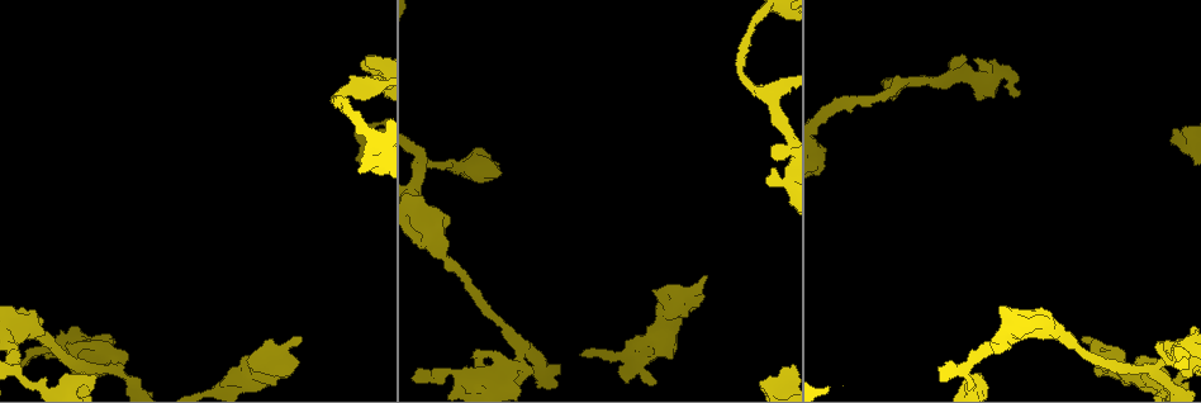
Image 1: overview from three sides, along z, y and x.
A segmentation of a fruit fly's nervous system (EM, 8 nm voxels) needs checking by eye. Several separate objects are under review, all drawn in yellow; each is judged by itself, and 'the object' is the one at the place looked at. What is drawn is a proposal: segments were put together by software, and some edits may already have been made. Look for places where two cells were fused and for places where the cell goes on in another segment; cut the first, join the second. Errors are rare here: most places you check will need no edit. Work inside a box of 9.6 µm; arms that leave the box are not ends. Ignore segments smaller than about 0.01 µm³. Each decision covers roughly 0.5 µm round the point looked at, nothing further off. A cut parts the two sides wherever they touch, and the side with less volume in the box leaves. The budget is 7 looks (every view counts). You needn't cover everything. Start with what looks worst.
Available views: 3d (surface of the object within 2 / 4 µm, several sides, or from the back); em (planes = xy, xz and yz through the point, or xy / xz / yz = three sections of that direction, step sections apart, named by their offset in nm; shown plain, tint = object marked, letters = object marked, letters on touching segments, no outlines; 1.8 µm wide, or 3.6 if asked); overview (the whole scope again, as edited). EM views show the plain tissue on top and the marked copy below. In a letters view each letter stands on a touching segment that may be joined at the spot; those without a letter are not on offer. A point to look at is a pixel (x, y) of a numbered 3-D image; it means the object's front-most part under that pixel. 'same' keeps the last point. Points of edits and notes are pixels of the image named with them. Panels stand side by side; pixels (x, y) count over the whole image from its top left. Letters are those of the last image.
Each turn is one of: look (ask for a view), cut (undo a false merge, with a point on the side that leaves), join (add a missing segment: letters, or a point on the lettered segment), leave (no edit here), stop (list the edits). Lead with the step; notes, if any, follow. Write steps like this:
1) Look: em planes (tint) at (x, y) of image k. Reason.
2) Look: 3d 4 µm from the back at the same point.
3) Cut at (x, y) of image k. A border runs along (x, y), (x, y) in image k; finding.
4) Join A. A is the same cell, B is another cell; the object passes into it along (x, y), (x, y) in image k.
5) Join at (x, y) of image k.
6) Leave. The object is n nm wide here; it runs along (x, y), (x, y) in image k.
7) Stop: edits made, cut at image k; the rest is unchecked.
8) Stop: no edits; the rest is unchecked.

Look: em xy step 4 (tint) at (779, 382) of image 1. Abrupt turn.

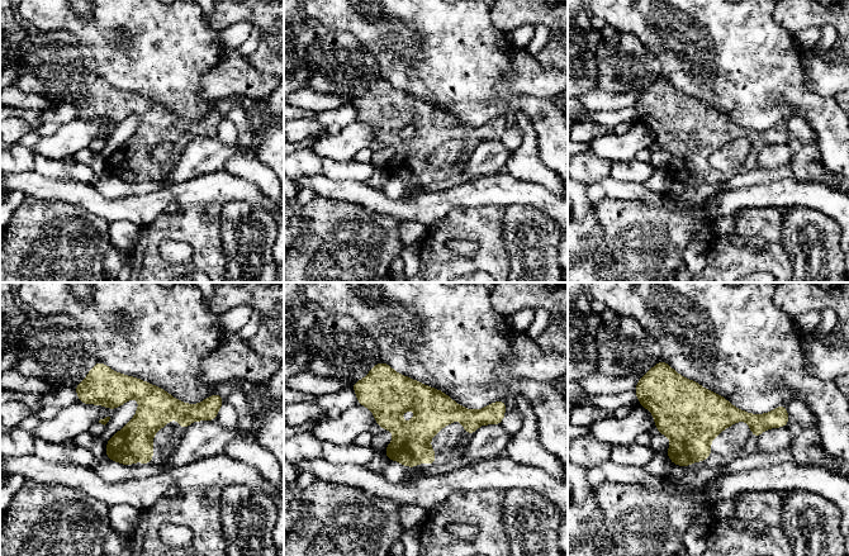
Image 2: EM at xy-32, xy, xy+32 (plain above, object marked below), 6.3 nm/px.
Look: em planes (letters) at the same point.

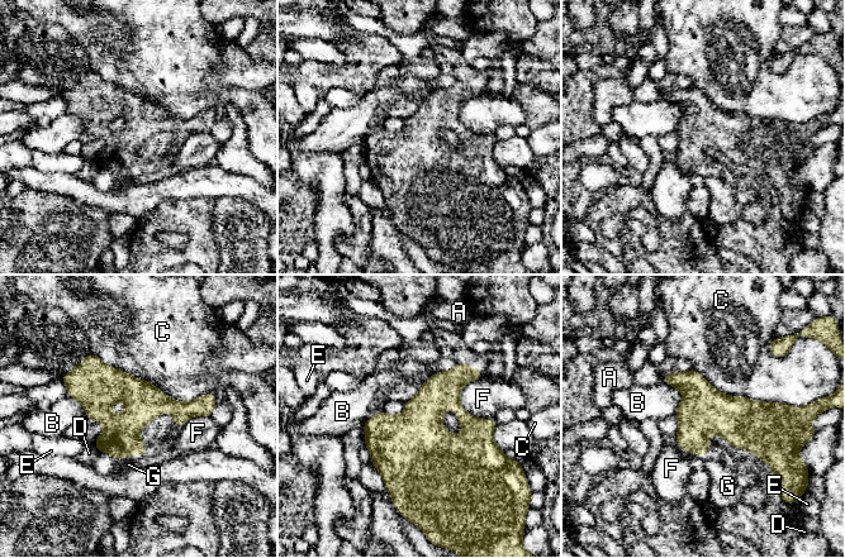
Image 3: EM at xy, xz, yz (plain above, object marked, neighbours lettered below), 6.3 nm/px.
Leave. The longest contact is with C, 850 nm; A, B, C, D, E, F and G are other cells; it runs along (69, 382), (119, 385), (175, 408), (210, 402) in image 3; one cell here.

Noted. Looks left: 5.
Look: 3d 4 µm at (1093, 339) of image 1. Branch stops here.

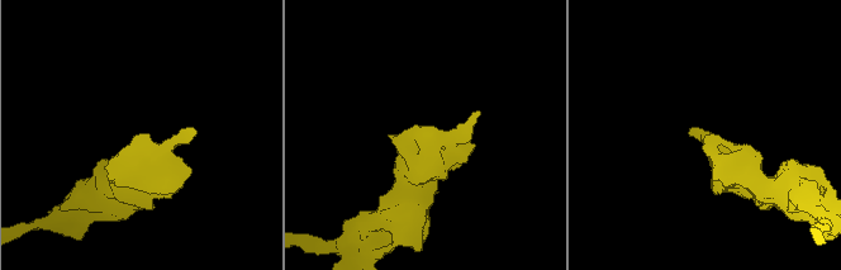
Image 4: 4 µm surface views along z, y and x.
Look: em xy step 4 (tint) at (428, 129) of image 4.

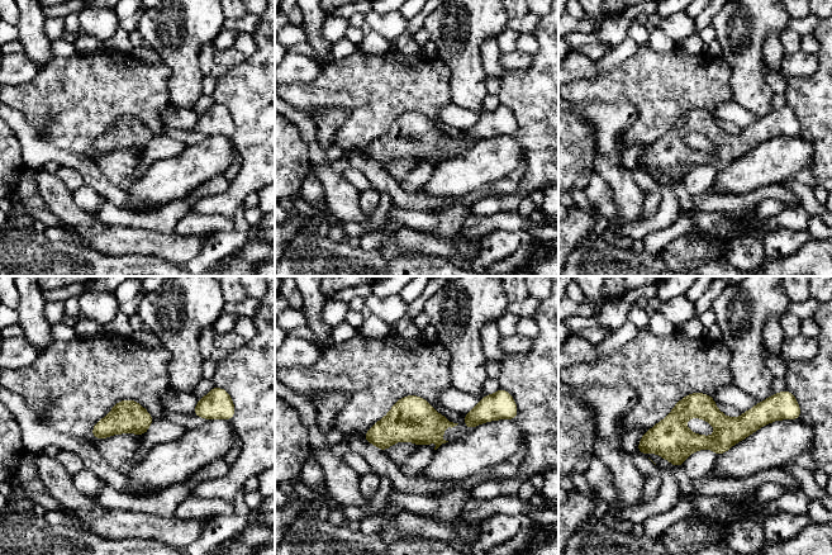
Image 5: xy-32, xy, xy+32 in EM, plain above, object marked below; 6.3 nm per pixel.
Look: em xz step 16 (letters) at the same point. Cut it another way.

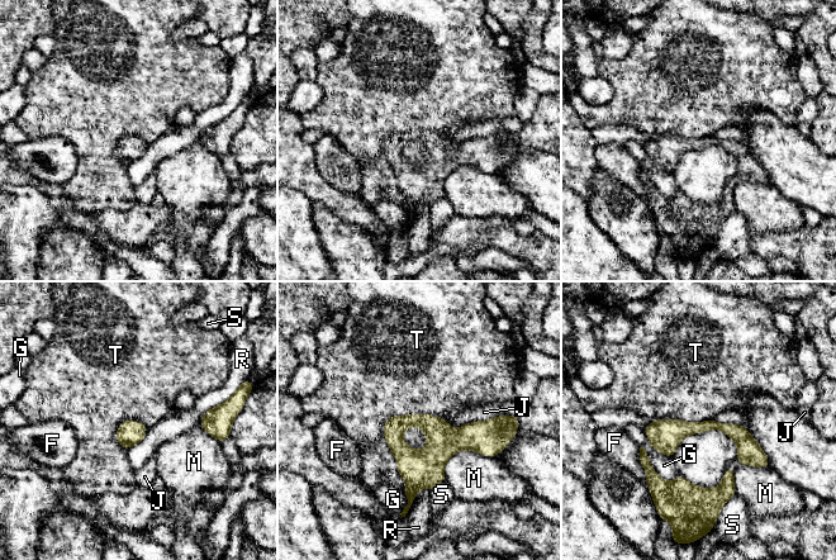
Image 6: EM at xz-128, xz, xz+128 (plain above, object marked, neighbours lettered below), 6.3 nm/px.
Leave. The longest contact is with T, 550 nm; F, G, J, M, R, S and T are other cells; none of them fits.

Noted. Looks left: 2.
Look: em planes (letters) at (652, 385) of image 1. Branch stops here.

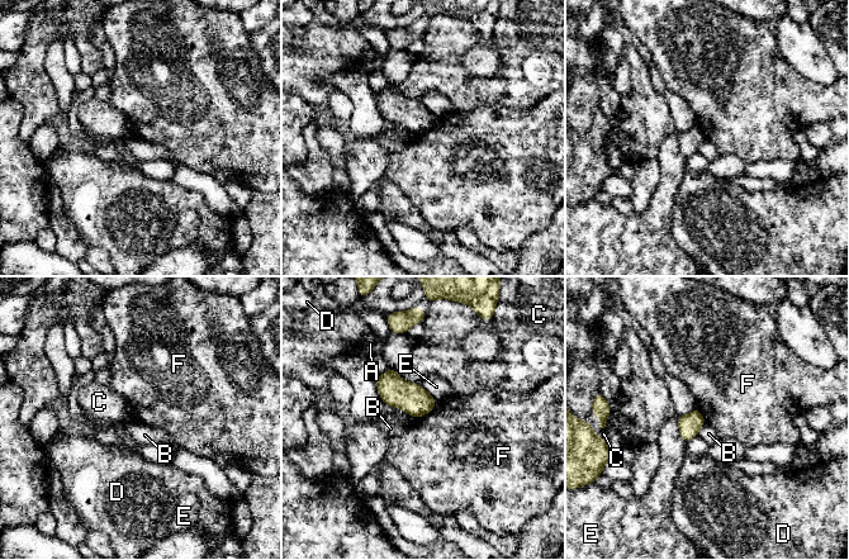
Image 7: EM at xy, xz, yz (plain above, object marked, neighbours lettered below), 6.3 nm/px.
Leave. The object is 140 nm wide here; A, B, C, D, E and F are other cells; a border runs along (437, 400), (428, 412), (413, 418) in image 7; no lettered segment goes on from it.

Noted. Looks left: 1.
Stop: no edits; the rest is unchecked.

